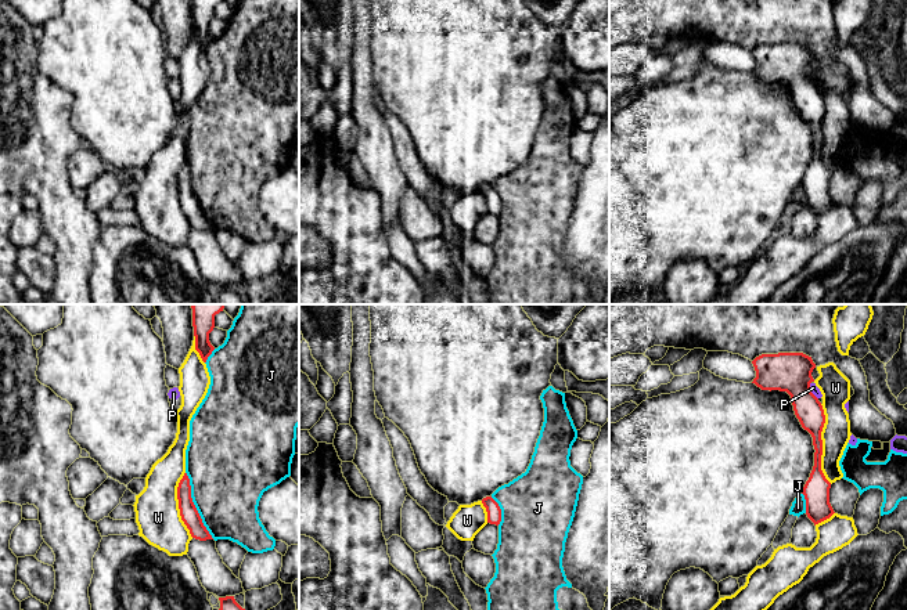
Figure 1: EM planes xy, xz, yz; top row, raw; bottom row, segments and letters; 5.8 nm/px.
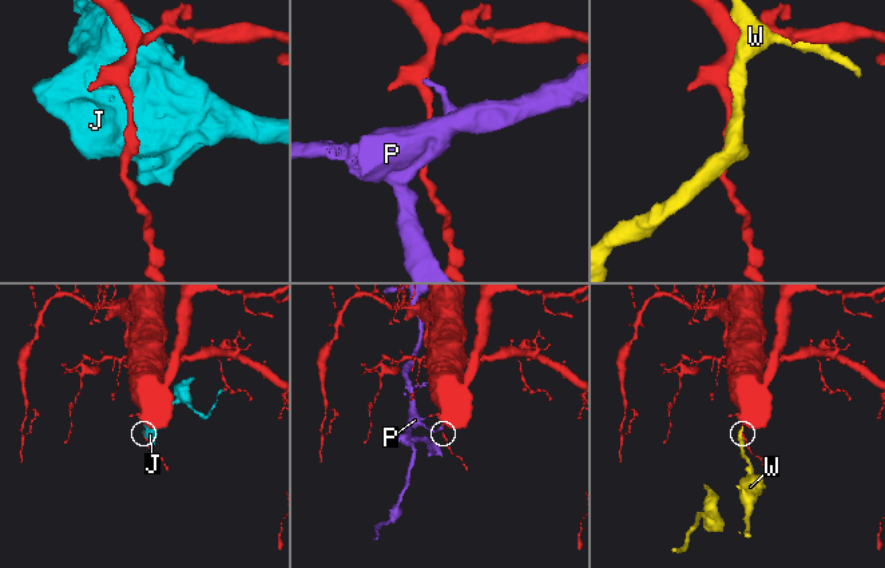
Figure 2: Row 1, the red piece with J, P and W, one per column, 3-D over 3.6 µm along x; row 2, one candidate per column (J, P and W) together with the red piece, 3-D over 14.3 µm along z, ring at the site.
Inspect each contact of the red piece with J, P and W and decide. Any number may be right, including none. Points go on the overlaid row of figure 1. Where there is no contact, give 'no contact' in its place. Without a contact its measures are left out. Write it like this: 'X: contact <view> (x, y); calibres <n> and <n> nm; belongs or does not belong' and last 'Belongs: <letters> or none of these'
J: contact xy (194, 505); calibres 100 and 440 nm; does not belong
P: contact yz (810, 390); calibres 240 and 50 nm; does not belong
W: contact yz (821, 444); calibres 160 and 170 nm; does not belong
Belongs: none of these

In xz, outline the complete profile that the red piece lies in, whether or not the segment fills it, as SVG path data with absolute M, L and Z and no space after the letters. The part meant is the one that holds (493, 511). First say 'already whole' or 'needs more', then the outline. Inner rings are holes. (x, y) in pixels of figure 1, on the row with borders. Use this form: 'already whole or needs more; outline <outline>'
already whole; outline M492 497L483 498L482 503L487 512L487 523L499 526L501 521L501 509L499 503Z

